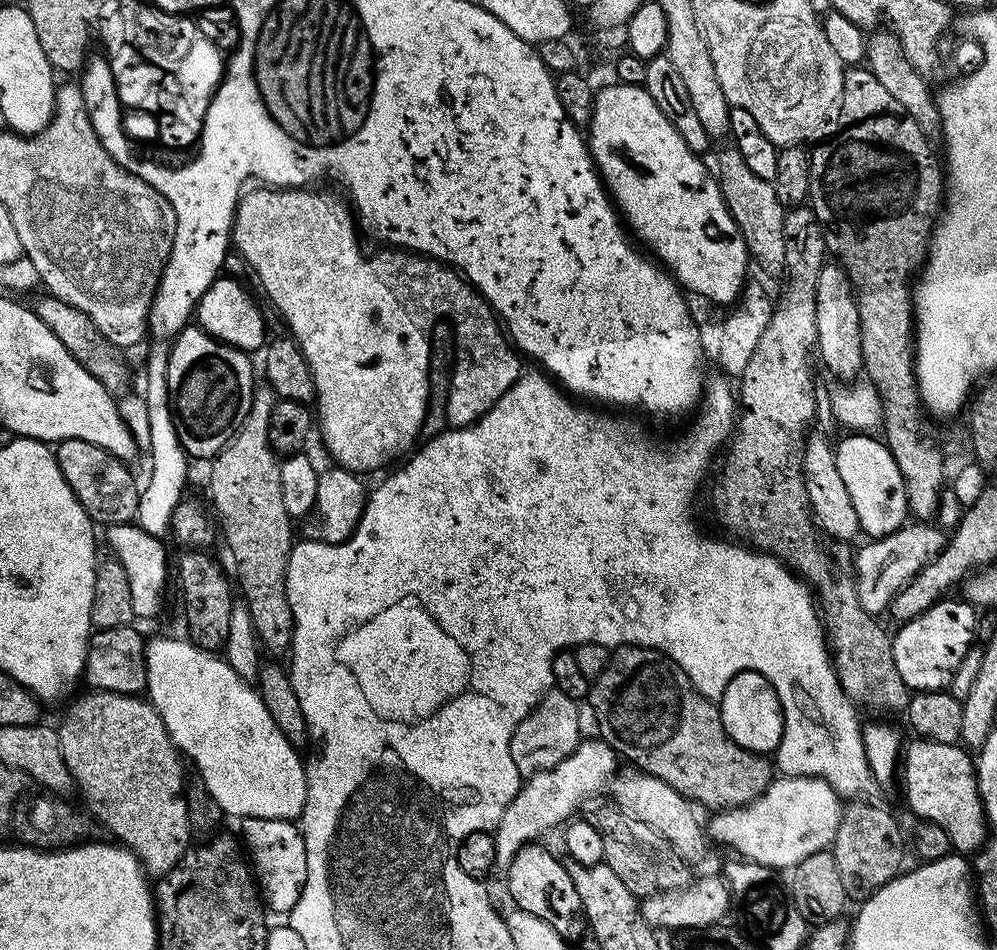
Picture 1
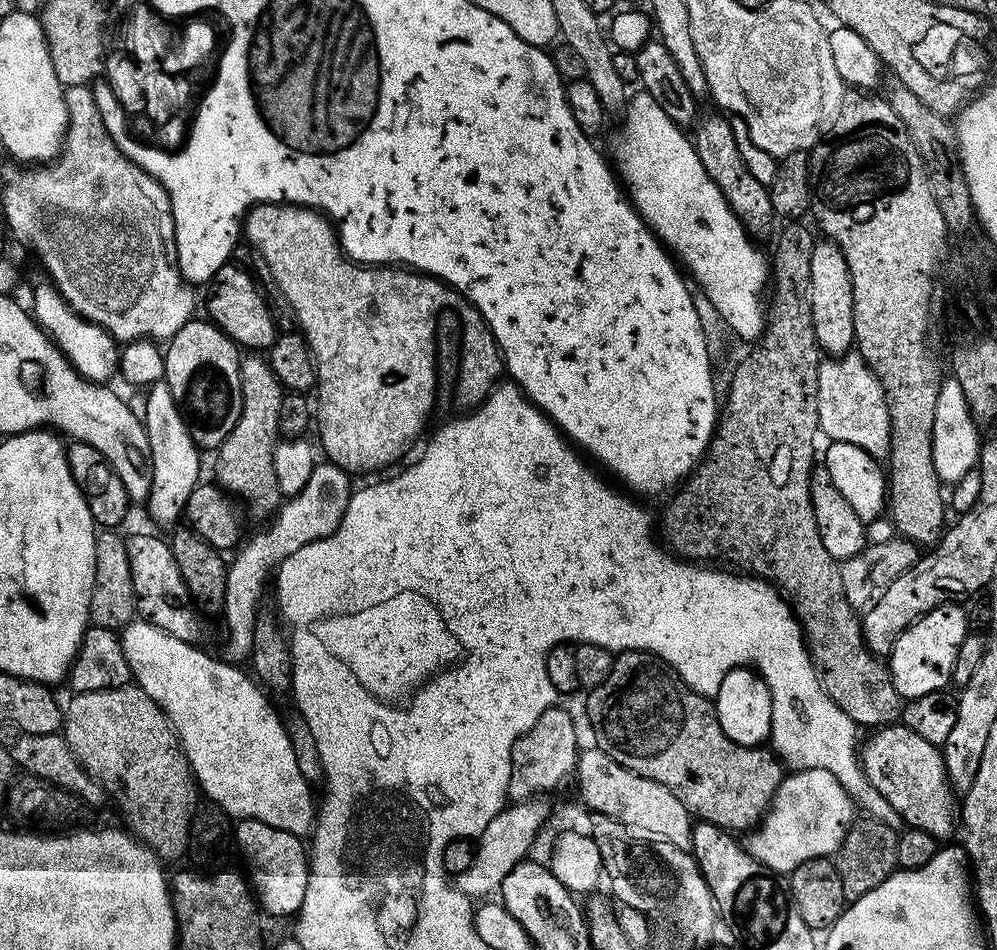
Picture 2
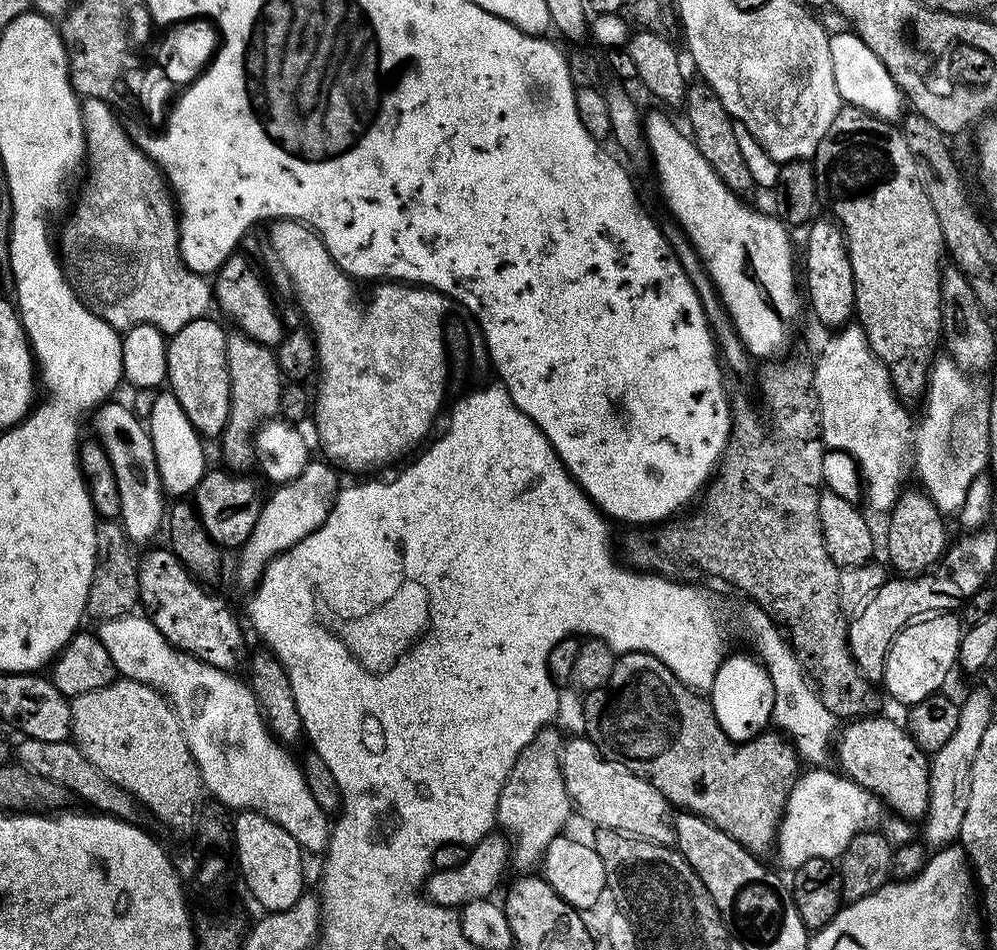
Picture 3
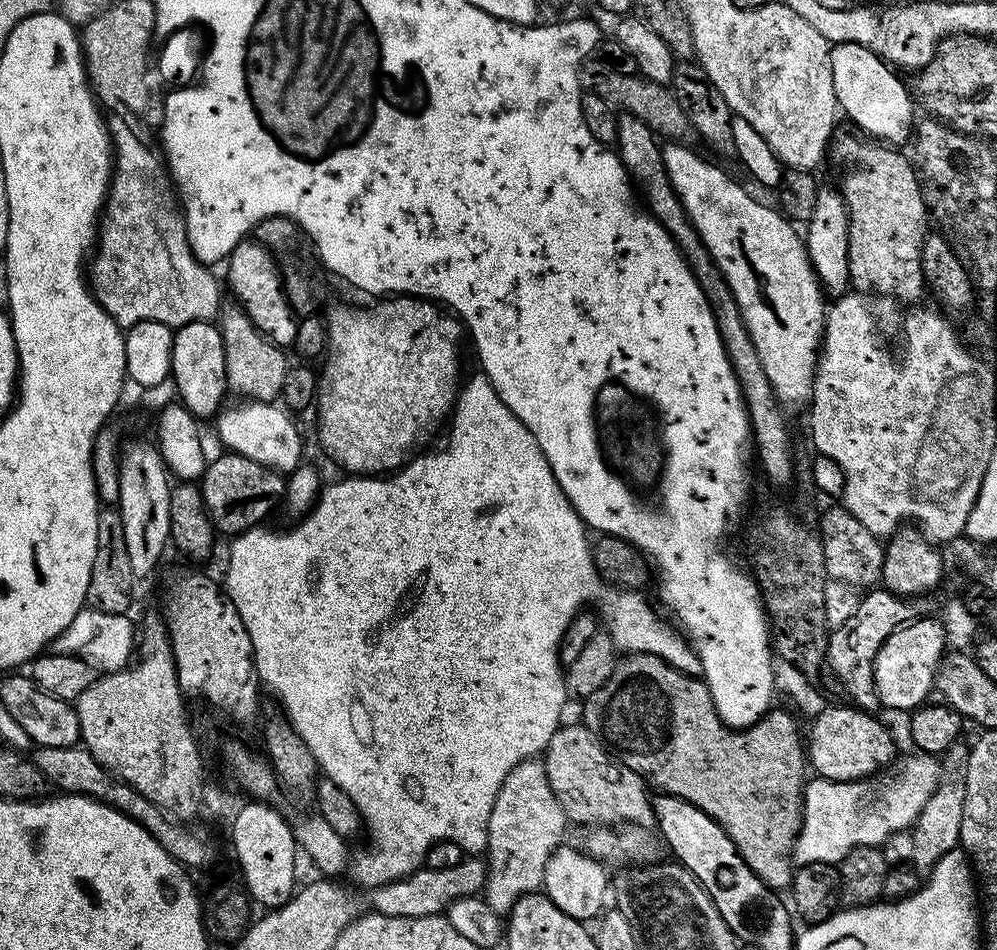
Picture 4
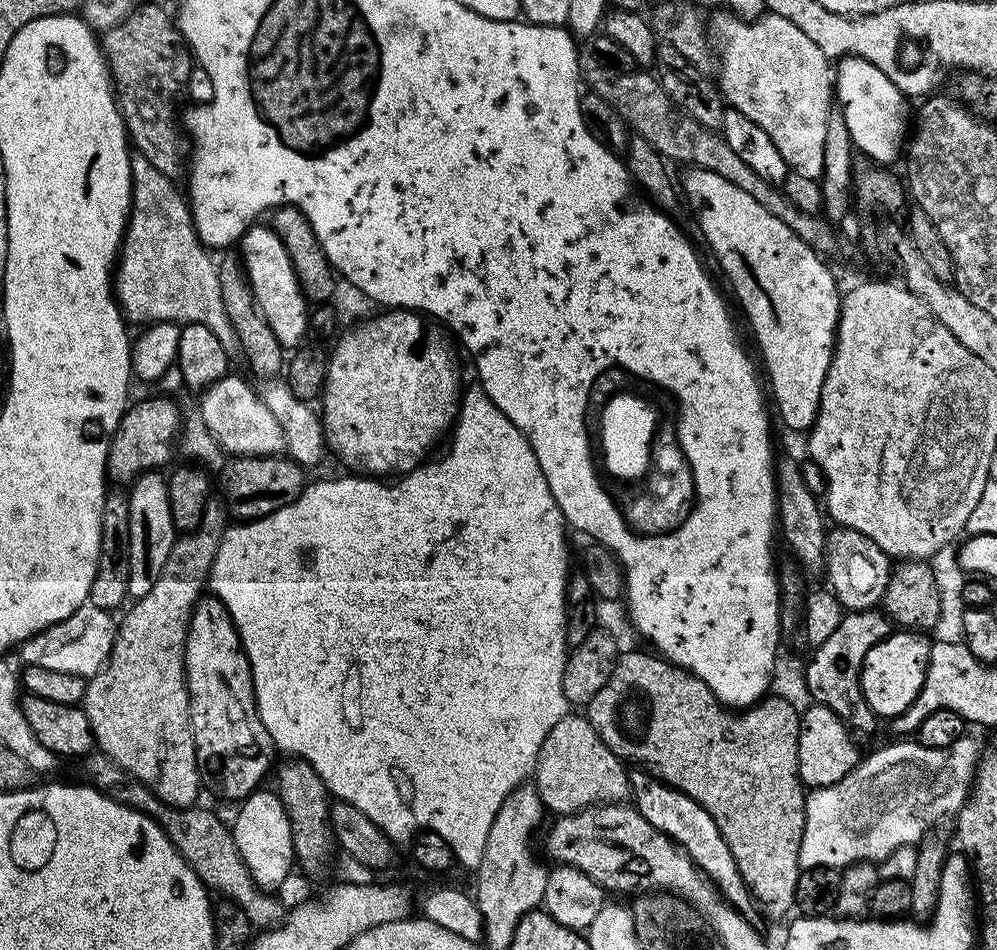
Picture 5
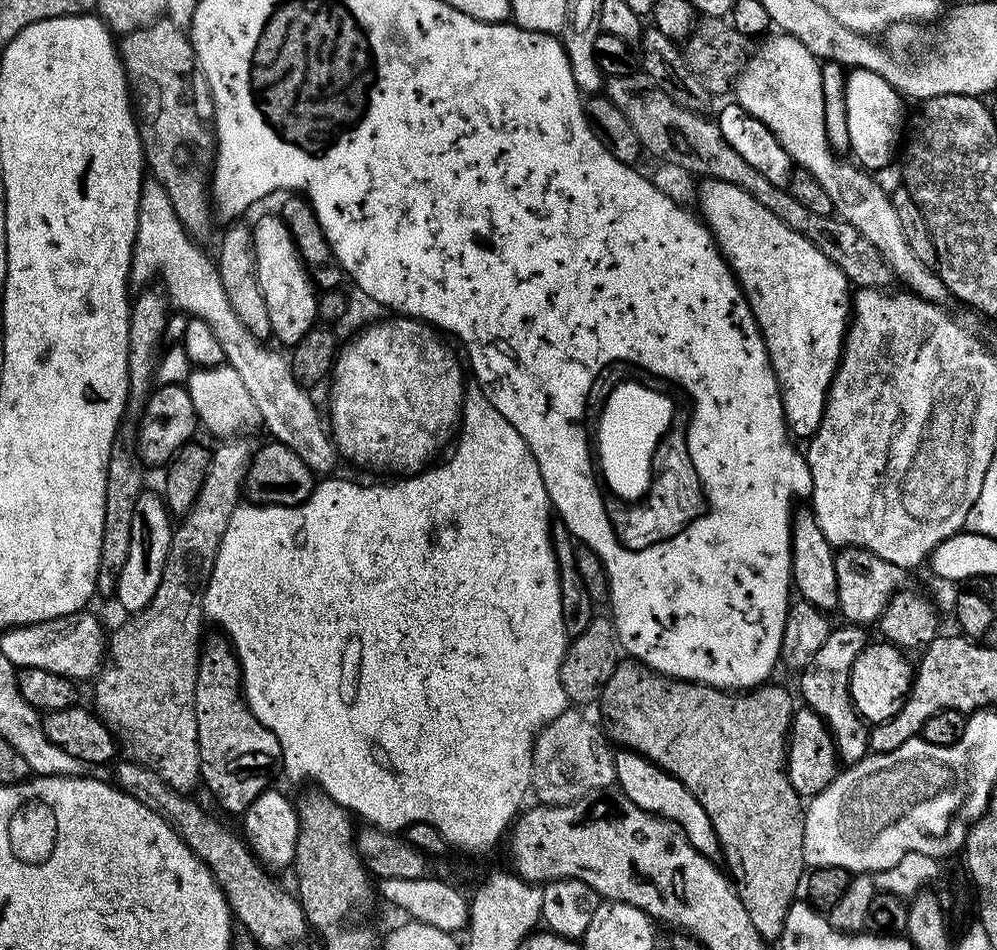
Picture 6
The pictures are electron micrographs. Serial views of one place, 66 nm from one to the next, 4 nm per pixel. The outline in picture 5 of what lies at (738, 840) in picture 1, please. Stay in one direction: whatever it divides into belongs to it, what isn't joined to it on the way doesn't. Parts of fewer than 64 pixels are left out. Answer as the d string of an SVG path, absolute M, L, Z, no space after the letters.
M961 736L954 746L949 748L927 748L916 743L915 739L904 738L900 744L888 744L877 752L863 757L856 769L842 782L834 782L825 788L814 788L806 796L806 826L802 834L800 847L801 869L814 866L830 866L841 870L860 860L879 862L885 860L898 846L919 845L929 835L928 811L948 792L948 808L952 814L959 813L970 792L970 781L975 777L978 761L981 759L980 748L970 738Z

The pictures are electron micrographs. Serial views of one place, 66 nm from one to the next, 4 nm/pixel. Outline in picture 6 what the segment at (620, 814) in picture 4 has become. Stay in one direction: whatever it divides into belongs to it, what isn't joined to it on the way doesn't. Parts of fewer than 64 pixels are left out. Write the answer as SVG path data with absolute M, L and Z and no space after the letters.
M565 710L558 718L550 721L541 732L536 734L532 746L532 787L536 800L541 804L569 804L582 798L588 792L603 792L616 784L614 770L614 748L601 725L587 720L580 710Z

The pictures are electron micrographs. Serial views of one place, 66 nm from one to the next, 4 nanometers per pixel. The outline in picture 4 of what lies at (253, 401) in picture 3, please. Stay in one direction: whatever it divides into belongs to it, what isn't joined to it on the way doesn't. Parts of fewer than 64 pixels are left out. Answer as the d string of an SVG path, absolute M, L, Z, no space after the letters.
M221 299L218 313L218 327L222 334L222 346L226 358L226 378L228 388L236 391L245 401L275 401L282 390L282 382L286 382L286 374L290 367L288 352L272 341L272 337L258 330L254 322L250 322L250 314L242 310L237 300Z

